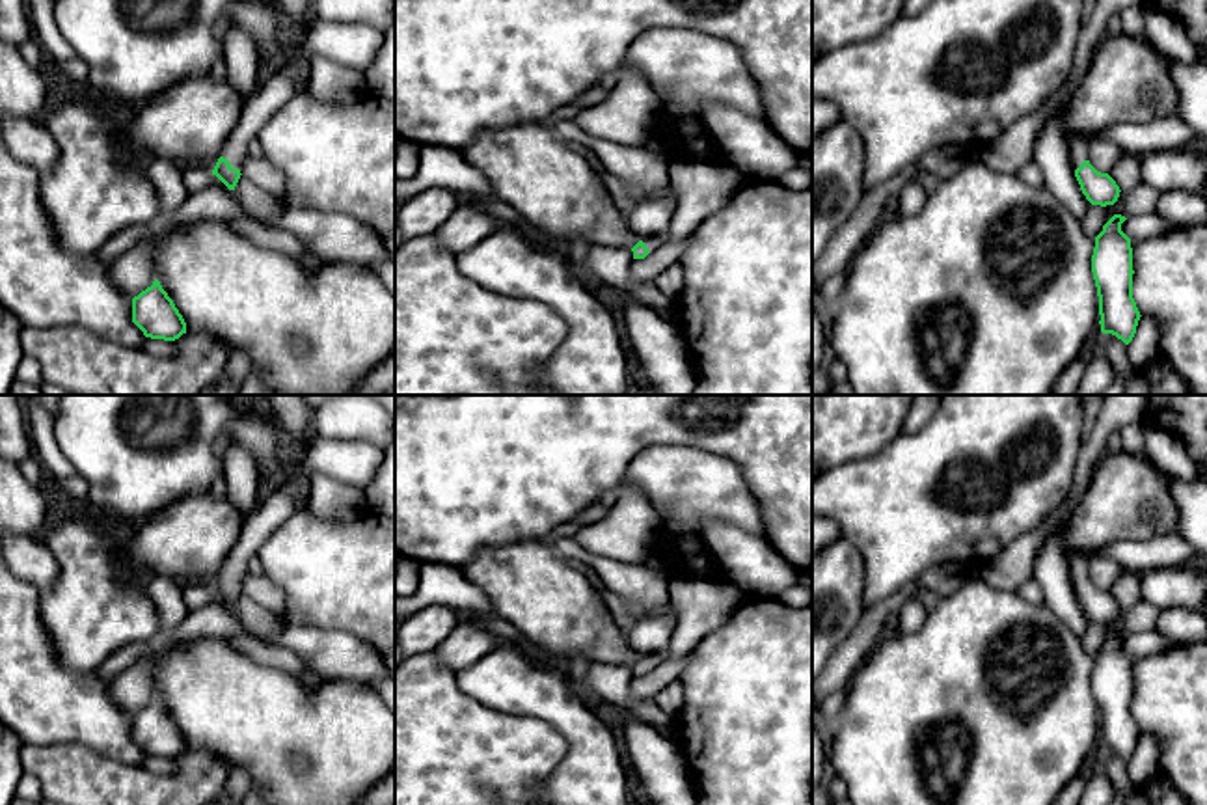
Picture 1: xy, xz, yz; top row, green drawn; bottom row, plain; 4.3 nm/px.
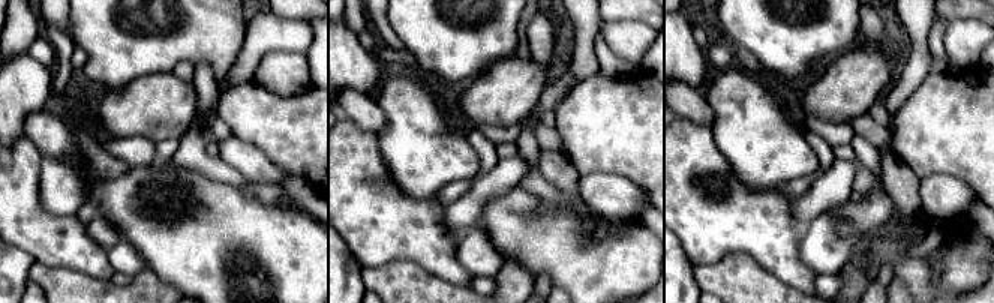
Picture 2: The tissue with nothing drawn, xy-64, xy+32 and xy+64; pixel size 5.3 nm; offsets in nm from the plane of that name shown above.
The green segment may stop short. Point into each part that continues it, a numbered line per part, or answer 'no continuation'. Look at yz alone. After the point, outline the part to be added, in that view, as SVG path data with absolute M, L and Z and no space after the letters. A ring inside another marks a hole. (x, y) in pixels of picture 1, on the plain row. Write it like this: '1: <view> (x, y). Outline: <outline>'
1: yz (1079, 563). Outline: M1078 552L1067 561L1071 581L1075 587L1080 585L1084 578L1088 578L1090 559L1092 555Z

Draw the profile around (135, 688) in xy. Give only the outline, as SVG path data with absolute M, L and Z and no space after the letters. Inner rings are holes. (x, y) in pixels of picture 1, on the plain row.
M138 662L112 680L110 697L125 714L138 714L156 697L155 662Z

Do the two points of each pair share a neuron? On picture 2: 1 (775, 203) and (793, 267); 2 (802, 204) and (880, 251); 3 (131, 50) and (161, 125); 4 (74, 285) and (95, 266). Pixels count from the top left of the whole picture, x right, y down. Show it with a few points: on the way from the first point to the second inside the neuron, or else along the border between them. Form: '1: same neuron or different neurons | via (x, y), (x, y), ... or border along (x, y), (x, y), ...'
1: same neuron | via (775, 219), (775, 246), (778, 251)
2: different neurons | border along (853, 191), (843, 203), (825, 212)
3: different neurons | border along (171, 71), (143, 75), (119, 89), (110, 90)
4: different neurons | border along (53, 266), (75, 269), (108, 281)

